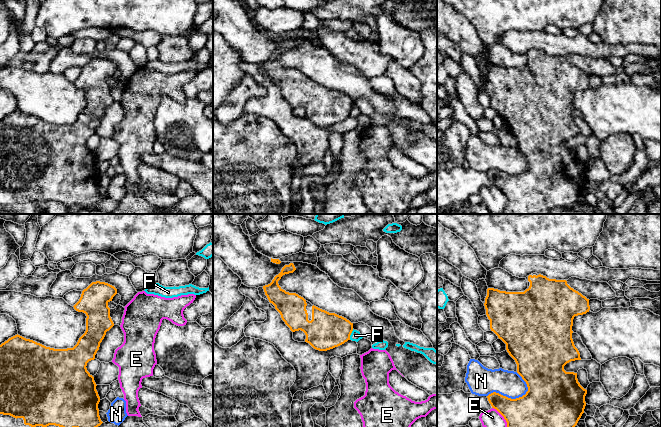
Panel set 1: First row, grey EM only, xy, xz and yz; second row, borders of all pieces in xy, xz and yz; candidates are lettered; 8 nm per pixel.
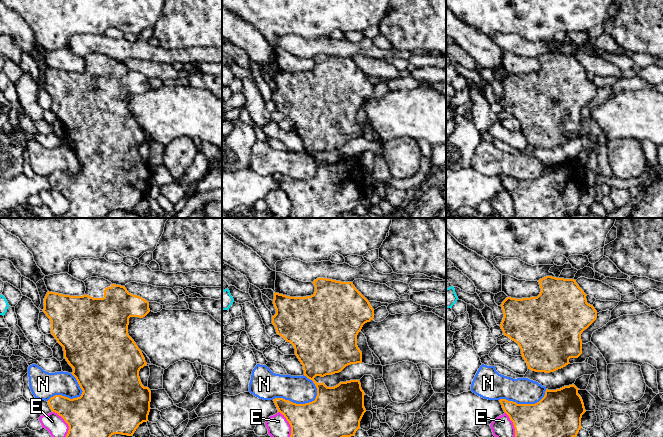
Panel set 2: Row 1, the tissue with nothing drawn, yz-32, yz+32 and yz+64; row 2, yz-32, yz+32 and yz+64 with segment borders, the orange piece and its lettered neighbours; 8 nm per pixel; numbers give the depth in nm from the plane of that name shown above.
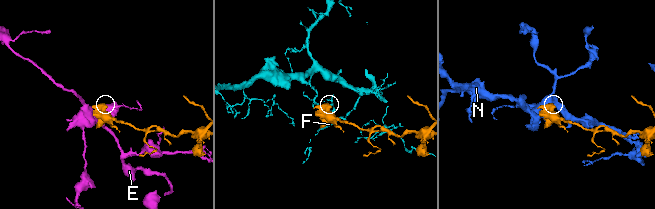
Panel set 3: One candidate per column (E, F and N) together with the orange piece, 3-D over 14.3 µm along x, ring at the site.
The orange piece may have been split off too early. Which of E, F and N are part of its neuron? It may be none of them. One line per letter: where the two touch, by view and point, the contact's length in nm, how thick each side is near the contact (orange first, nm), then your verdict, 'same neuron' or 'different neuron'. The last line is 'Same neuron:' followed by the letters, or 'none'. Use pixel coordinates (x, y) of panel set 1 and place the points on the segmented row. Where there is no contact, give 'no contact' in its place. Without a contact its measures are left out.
E: contact yz (502, 415); length 200 nm; calibres 280 and 140 nm; different neuron
F: contact xz (350, 334); length 90 nm; calibres 300 and 80 nm; different neuron
N: contact yz (509, 398); length 340 nm; calibres 300 and 220 nm; different neuron
Same neuron: none

